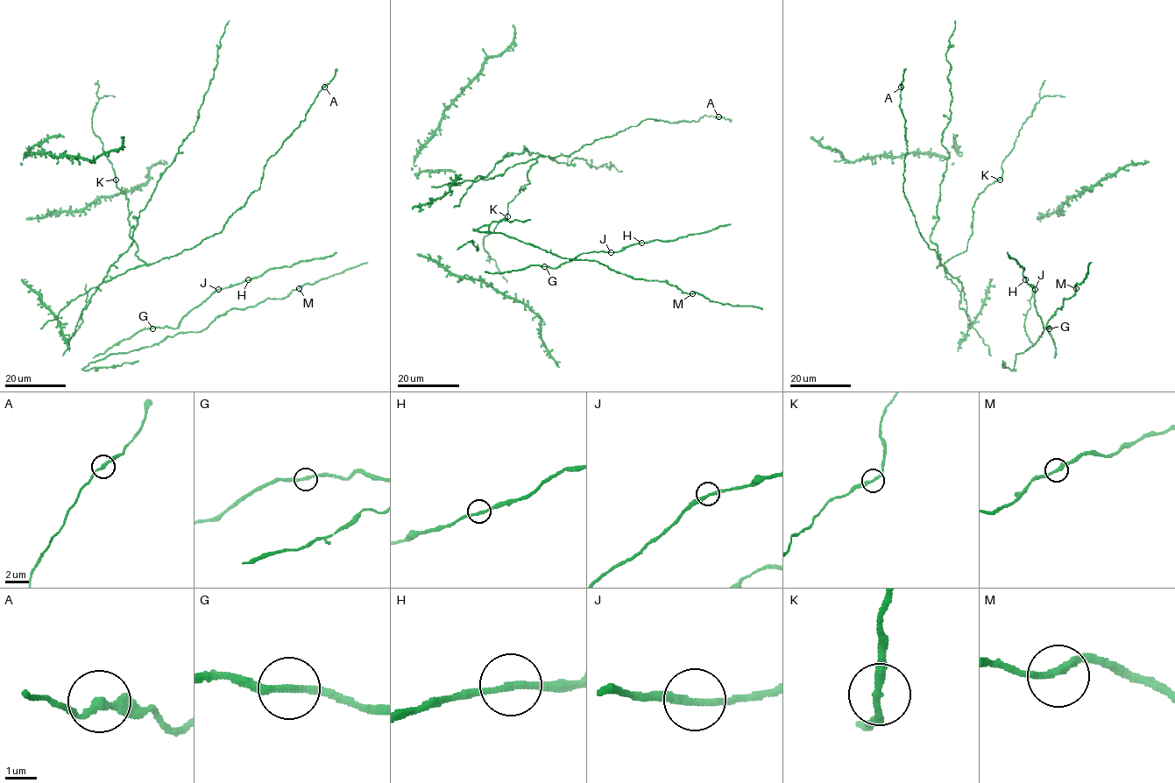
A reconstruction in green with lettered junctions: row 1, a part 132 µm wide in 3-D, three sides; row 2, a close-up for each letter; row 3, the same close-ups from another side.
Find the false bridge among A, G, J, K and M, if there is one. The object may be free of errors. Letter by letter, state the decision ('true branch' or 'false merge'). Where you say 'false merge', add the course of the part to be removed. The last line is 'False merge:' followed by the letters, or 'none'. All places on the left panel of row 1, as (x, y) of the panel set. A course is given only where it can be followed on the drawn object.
A: true branch
G: true branch
J: true branch
K: true branch
M: true branch
False merge: none

